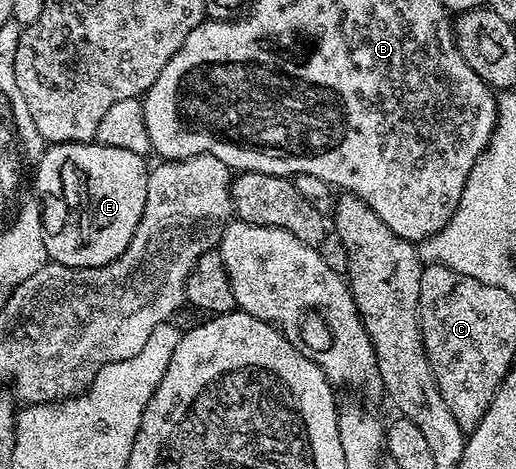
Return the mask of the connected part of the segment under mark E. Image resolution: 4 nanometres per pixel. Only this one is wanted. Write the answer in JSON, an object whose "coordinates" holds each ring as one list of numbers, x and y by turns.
{"coordinates":[[96,142,49,144,36,161,37,192,49,260,68,268,98,268,127,250,147,202,146,157]]}

